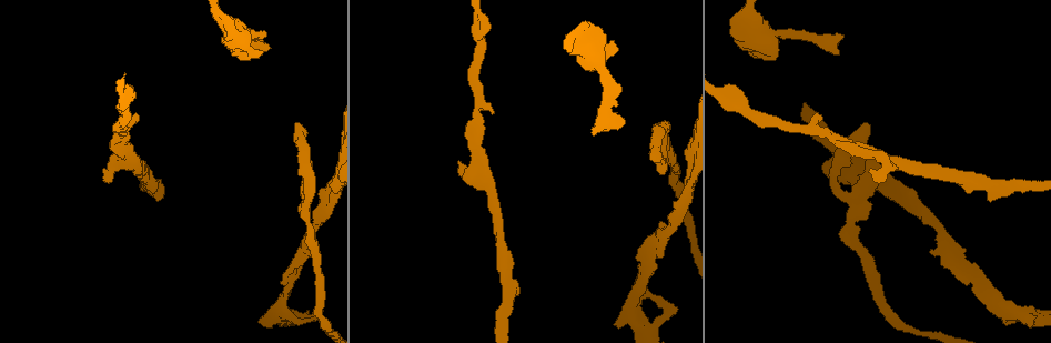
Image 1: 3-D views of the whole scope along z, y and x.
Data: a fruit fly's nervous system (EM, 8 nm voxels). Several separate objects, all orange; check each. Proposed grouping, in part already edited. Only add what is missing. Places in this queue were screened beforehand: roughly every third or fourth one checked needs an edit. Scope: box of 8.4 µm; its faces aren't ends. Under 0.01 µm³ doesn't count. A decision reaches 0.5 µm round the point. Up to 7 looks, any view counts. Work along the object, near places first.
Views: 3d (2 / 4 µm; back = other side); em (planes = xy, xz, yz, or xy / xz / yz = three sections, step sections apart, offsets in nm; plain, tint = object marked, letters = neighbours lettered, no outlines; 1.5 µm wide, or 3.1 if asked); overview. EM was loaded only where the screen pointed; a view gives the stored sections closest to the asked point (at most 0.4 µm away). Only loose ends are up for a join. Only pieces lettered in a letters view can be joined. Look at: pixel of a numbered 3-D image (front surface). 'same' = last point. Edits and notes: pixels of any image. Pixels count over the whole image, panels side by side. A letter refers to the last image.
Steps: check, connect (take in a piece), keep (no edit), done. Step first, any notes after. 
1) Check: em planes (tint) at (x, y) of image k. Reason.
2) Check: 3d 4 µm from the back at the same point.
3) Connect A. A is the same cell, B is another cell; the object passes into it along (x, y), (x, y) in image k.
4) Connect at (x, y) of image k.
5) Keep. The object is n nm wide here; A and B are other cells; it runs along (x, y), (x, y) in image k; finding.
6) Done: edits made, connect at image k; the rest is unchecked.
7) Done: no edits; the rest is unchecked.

Check: em xy step 8 (letters) at (125, 87) of image 1.

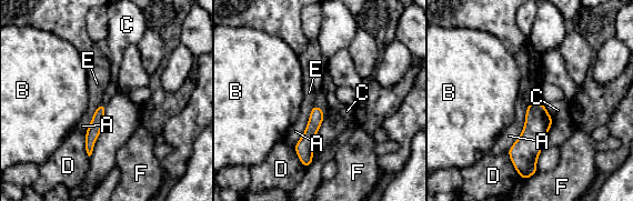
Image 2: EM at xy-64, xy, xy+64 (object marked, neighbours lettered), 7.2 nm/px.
Keep. A, B, C, D, E and F are other cells; a border runs along (529, 101), (523, 129), (506, 151) in image 2; none of them fits.

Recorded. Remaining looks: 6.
Check: 3d 2 µm from the back at (137, 117) of image 1. An open end.

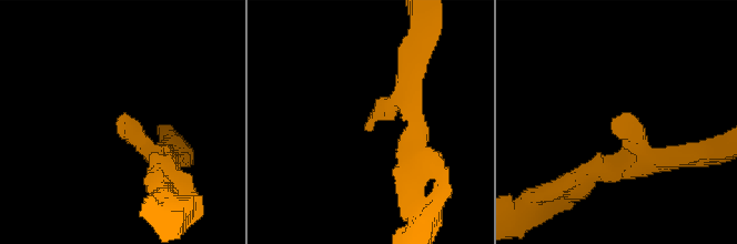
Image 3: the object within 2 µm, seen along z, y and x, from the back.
Check: em xz step 8 (tint) at (366, 124) of image 3.

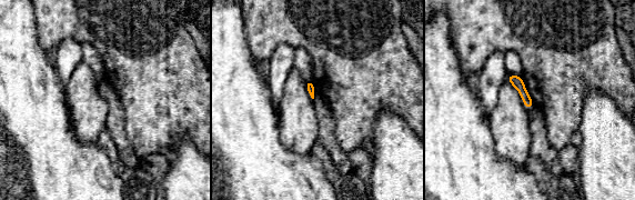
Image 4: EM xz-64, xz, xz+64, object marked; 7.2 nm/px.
Check: em planes (letters) at the same point. Cut it another way.

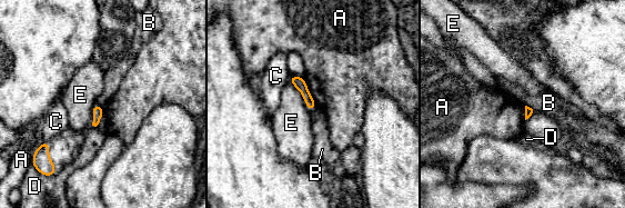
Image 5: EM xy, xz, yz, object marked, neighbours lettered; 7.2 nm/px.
Keep. The longest contact is with E, 280 nm; A, B, C, D and E are other cells; no lettered piece goes on from it.

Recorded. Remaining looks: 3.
Check: 3d 2 µm at (616, 52) of image 1. Branch stops here.

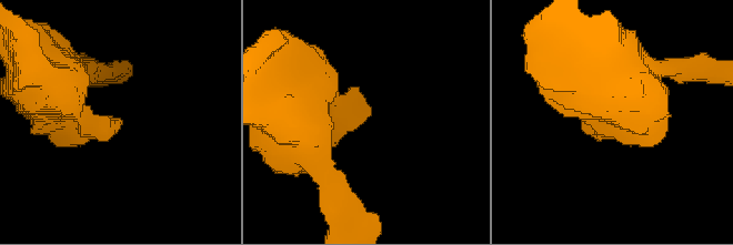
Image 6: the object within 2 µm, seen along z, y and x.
Check: em planes (plain) at (120, 120) of image 6.

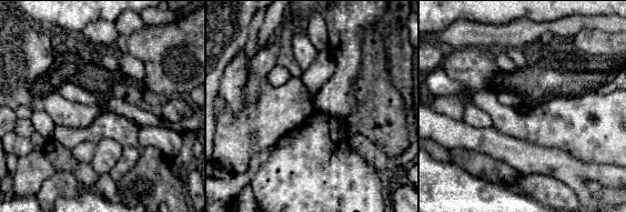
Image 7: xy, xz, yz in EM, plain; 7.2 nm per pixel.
Check: em planes (letters) at the same point.

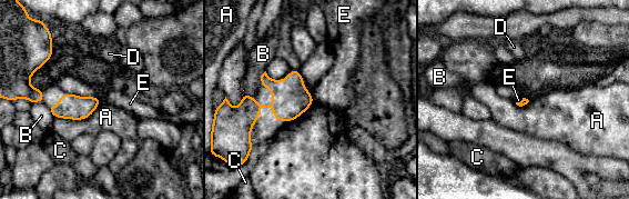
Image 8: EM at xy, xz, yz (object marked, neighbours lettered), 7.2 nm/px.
Keep. A, B, C, D and E are other cells; a border runs along (101, 102), (87, 118), (54, 118) in image 8; none of them fits.

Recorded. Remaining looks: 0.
Done: no edits; the rest is unchecked.

